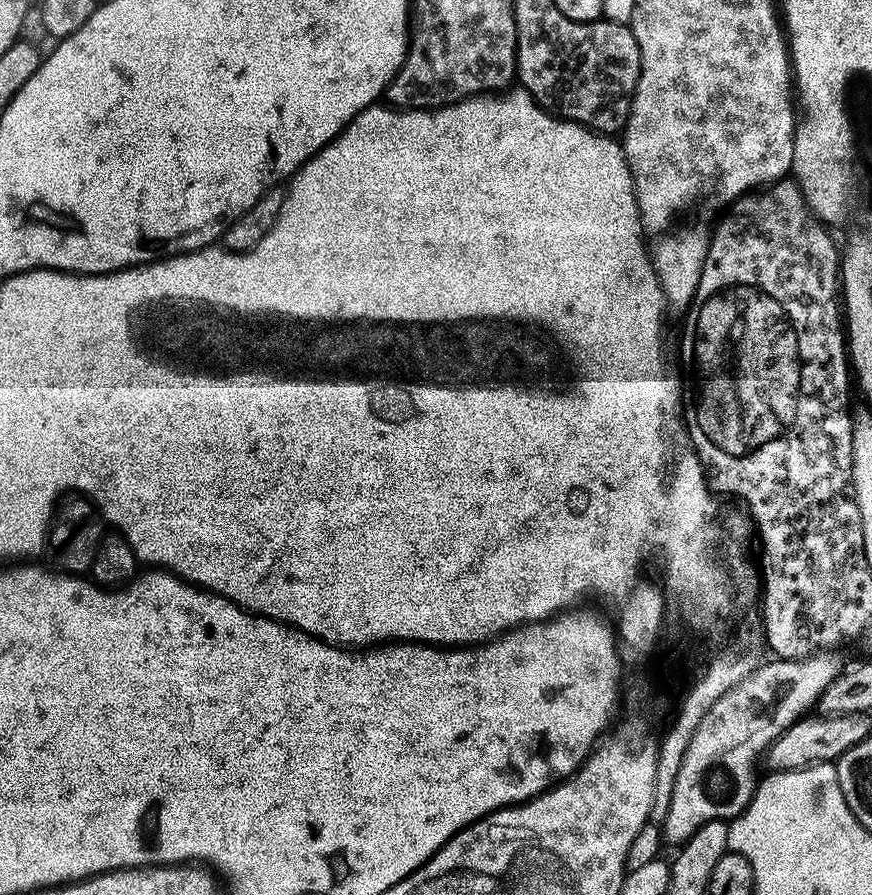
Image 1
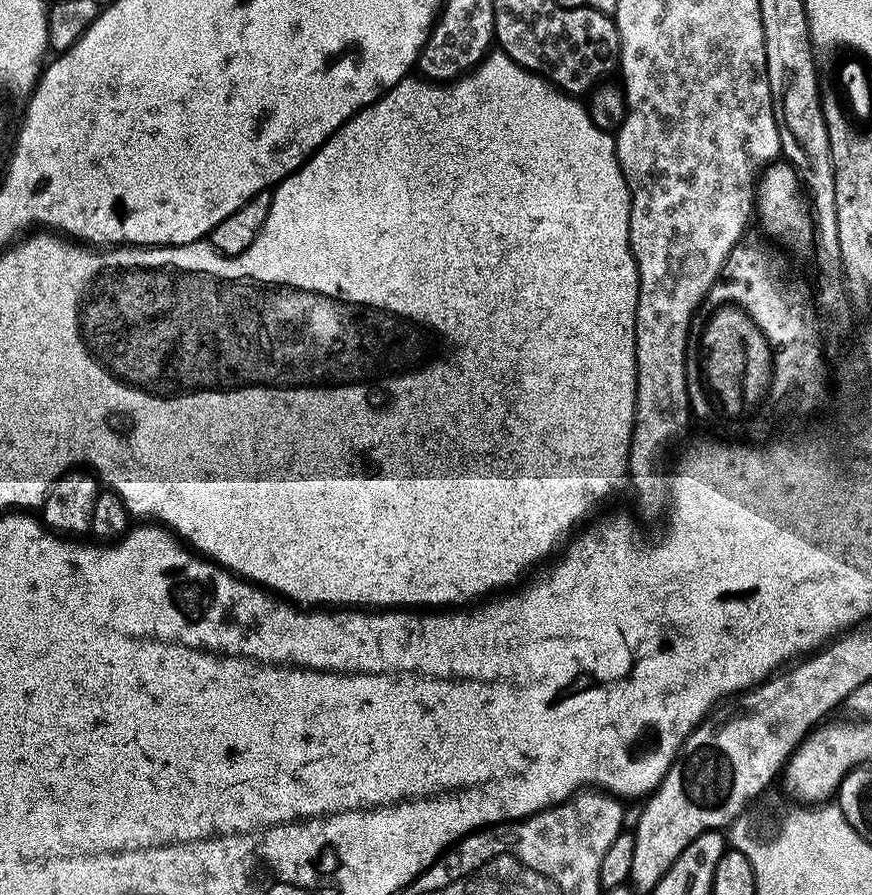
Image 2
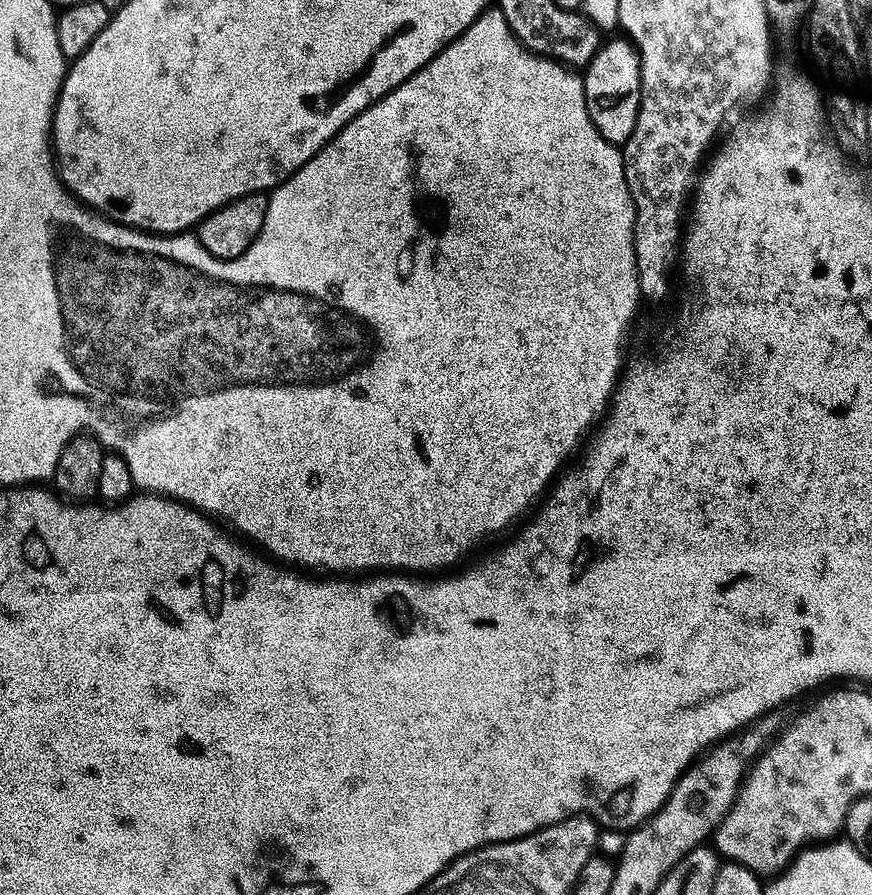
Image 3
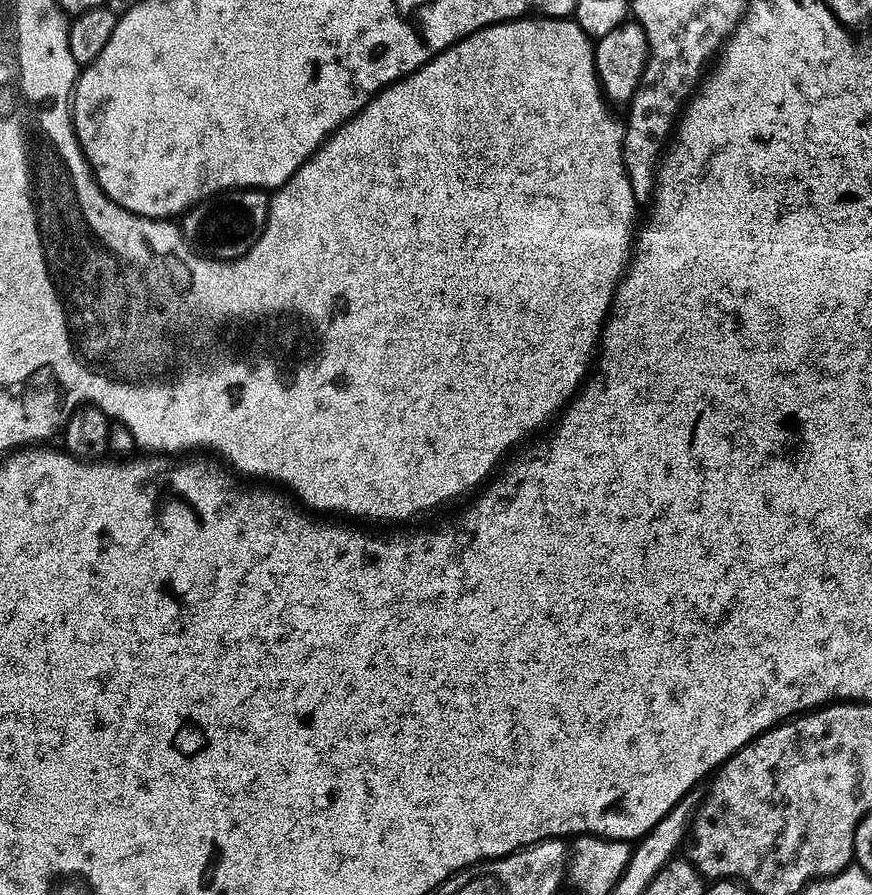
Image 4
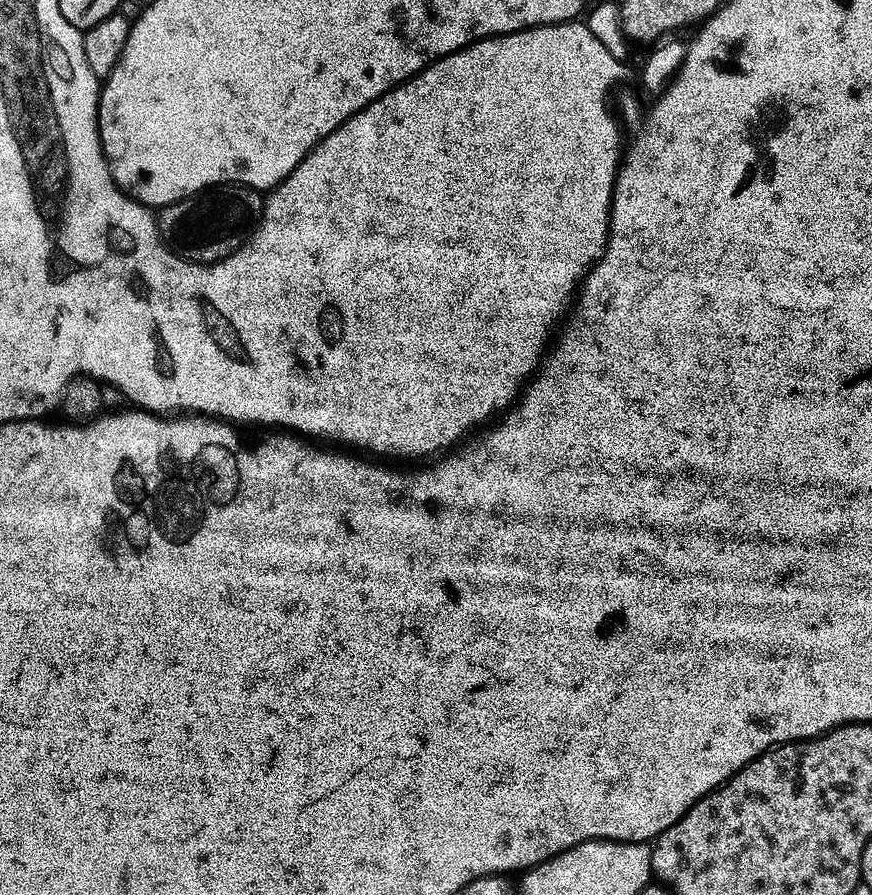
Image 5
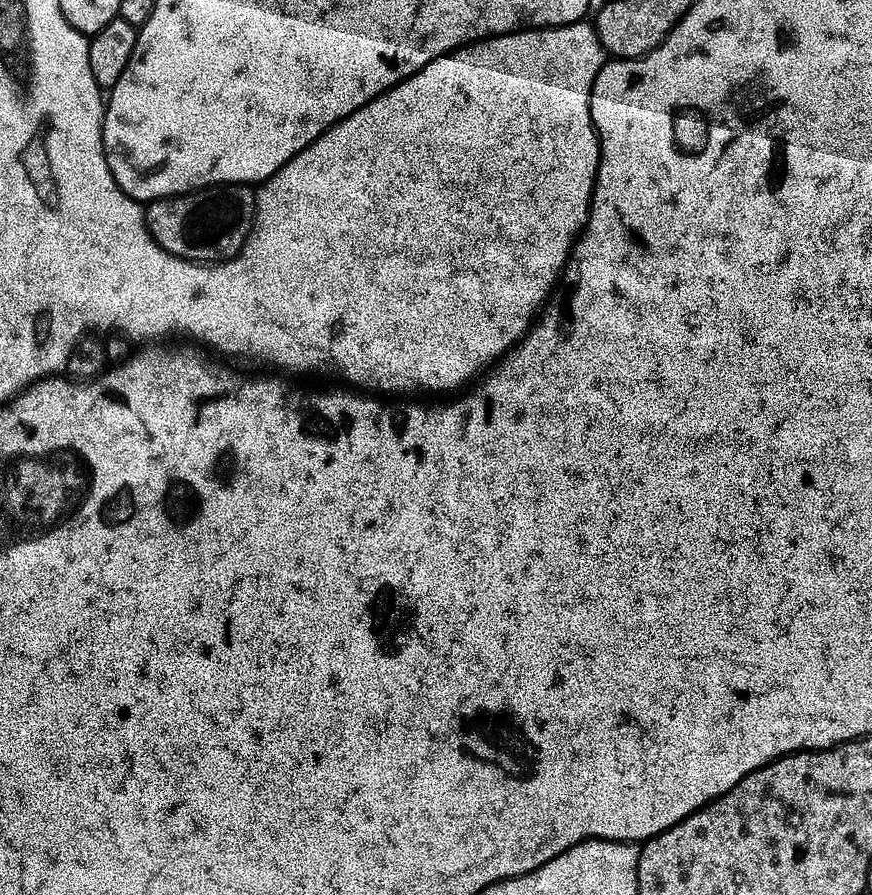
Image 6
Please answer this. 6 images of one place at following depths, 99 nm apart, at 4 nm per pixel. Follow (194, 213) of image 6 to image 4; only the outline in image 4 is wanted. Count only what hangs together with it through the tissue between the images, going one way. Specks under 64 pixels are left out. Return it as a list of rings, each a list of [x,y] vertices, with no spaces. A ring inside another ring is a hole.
[[[236,190],[231,196],[232,204],[224,200],[228,198],[220,198],[215,202],[197,204],[182,217],[184,240],[201,257],[221,262],[239,260],[260,241],[260,235],[268,225],[270,196],[267,191]]]

